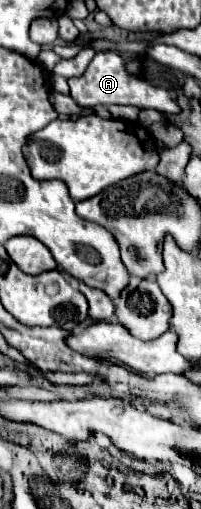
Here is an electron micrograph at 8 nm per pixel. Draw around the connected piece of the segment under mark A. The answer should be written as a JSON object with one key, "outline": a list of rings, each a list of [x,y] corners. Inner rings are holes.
{"outline":[[[99,51],[93,61],[89,63],[87,71],[79,77],[69,79],[69,95],[81,107],[95,107],[95,105],[135,105],[141,109],[157,109],[167,113],[177,113],[177,103],[173,101],[173,93],[169,89],[153,87],[151,83],[127,73],[125,61],[115,51]]]}

